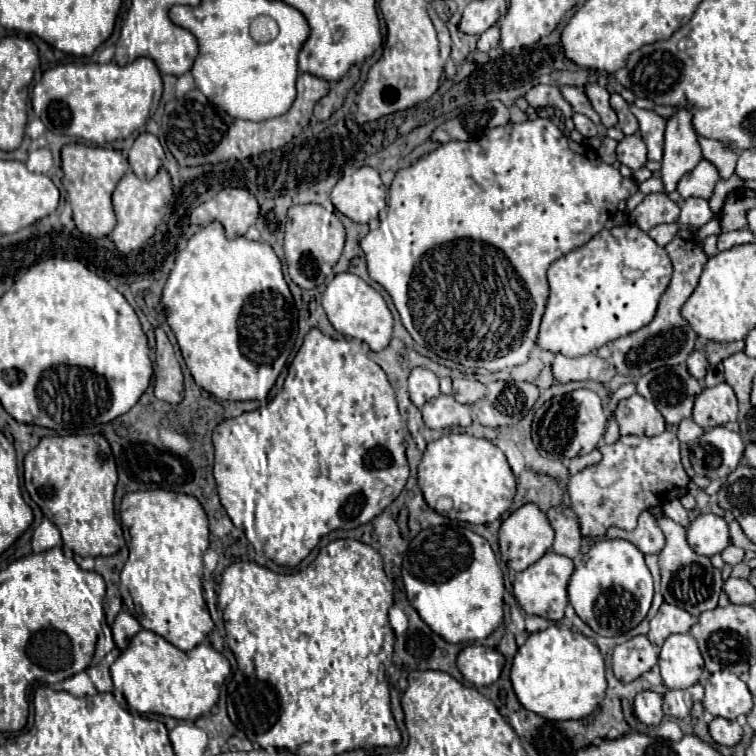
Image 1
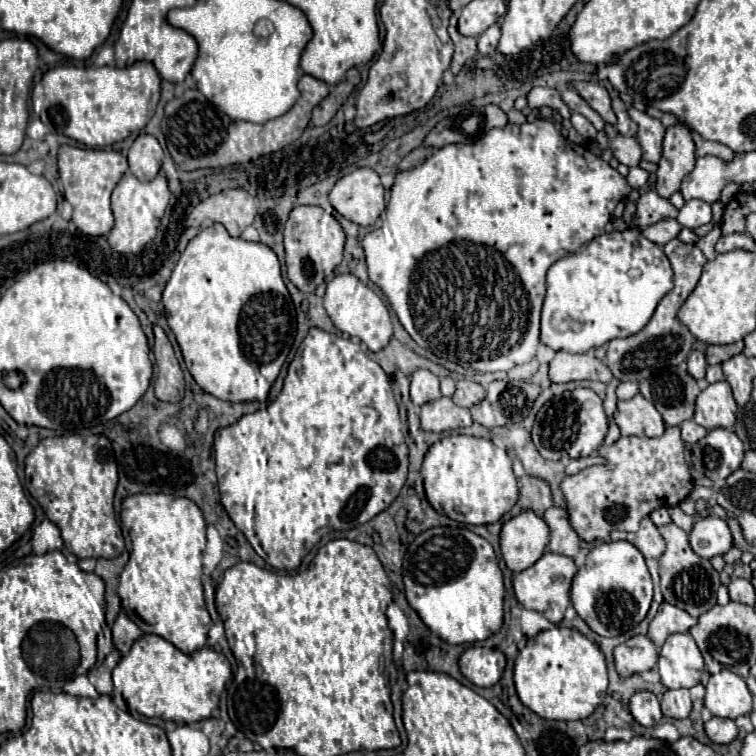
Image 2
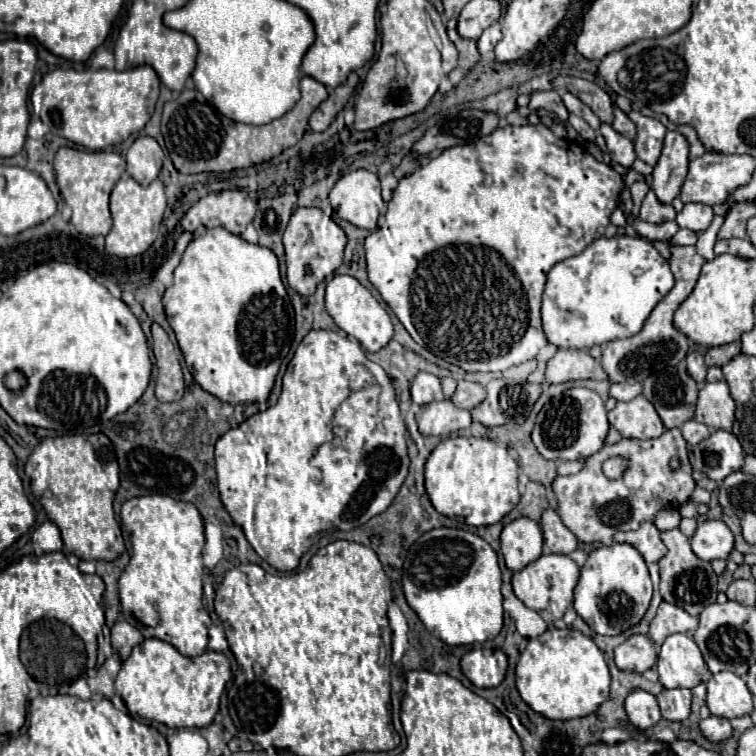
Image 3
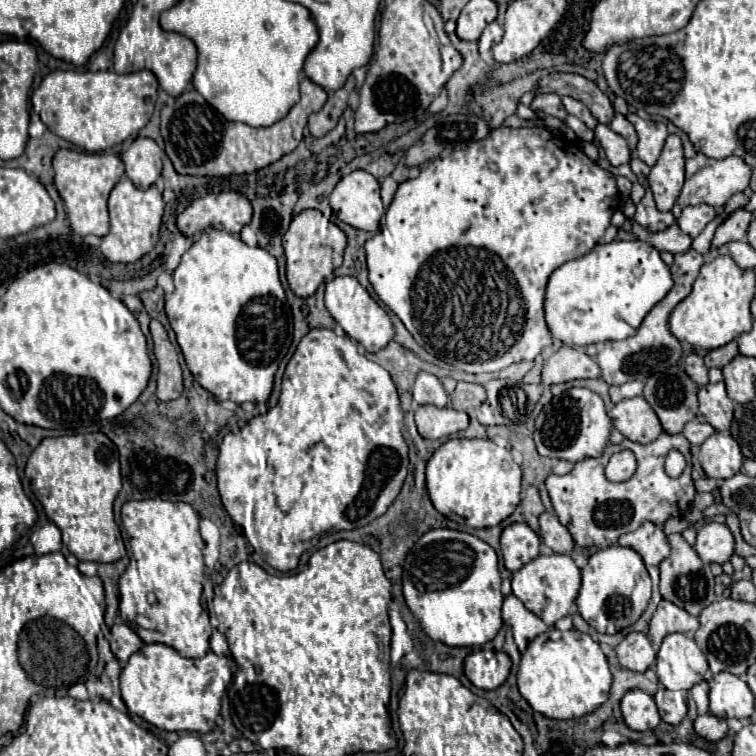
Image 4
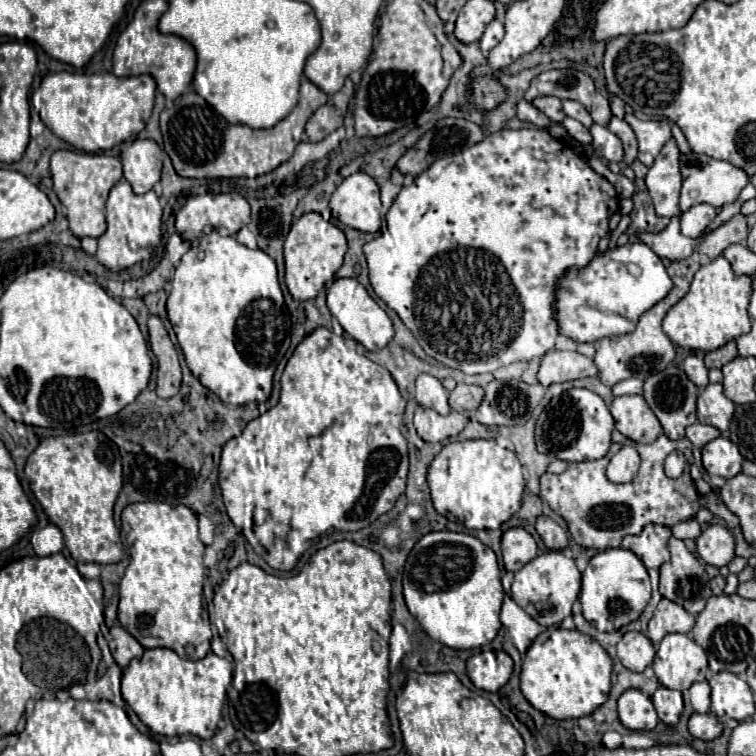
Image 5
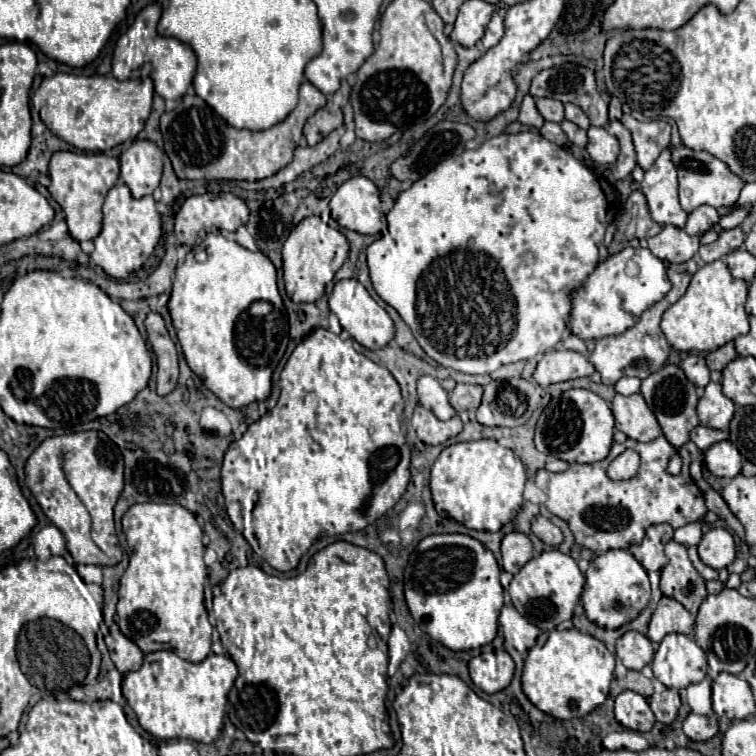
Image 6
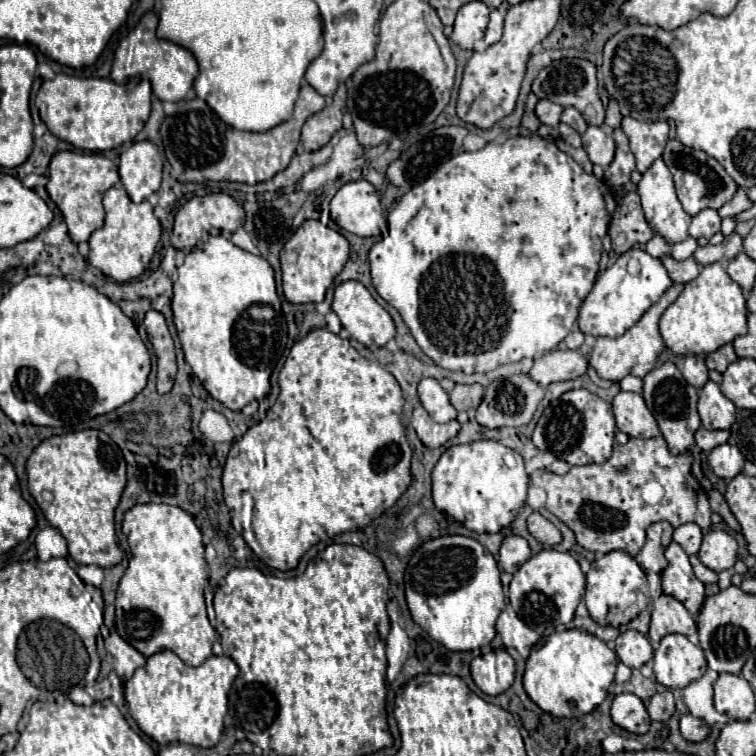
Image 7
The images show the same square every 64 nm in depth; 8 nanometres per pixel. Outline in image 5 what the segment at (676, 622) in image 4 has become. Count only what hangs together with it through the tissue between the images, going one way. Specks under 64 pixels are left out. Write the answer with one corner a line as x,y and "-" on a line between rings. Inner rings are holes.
662,598
660,604
654,610
654,616
650,620
648,626
648,638
652,640
654,648
658,648
658,644
662,642
662,638
670,632
692,632
696,624
696,618
692,614
688,614
682,606

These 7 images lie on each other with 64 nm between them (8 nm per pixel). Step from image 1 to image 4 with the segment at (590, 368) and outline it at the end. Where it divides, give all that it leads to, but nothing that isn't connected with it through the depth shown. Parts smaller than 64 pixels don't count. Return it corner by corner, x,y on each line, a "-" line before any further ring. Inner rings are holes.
562,346
556,354
552,354
544,362
542,370
542,382
544,384
558,384
578,378
600,378
602,372
598,368
598,362
590,358
580,348

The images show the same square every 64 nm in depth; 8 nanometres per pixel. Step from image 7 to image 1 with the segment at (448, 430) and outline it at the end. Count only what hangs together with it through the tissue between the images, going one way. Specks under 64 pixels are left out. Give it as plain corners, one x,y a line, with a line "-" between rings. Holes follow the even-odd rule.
440,394
434,400
428,400
422,406
422,416
428,428
446,428
446,426
470,426
472,408
468,404
458,404
454,396

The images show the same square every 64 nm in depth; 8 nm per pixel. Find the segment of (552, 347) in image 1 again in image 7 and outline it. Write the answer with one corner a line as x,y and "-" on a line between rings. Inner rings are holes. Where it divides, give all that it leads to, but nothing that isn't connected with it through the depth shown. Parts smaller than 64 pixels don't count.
632,248
616,258
612,266
598,274
592,290
580,304
578,328
590,336
622,336
634,326
640,316
660,300
660,296
672,286
672,280
658,258
652,258
642,248

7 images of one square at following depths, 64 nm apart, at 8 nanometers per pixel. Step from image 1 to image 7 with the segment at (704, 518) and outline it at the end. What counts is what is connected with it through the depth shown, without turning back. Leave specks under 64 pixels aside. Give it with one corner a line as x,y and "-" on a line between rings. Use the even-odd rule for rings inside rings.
710,530
704,534
702,546
698,550
698,558
704,566
708,566
714,572
722,572
734,566
736,562
736,540
724,532
724,530

